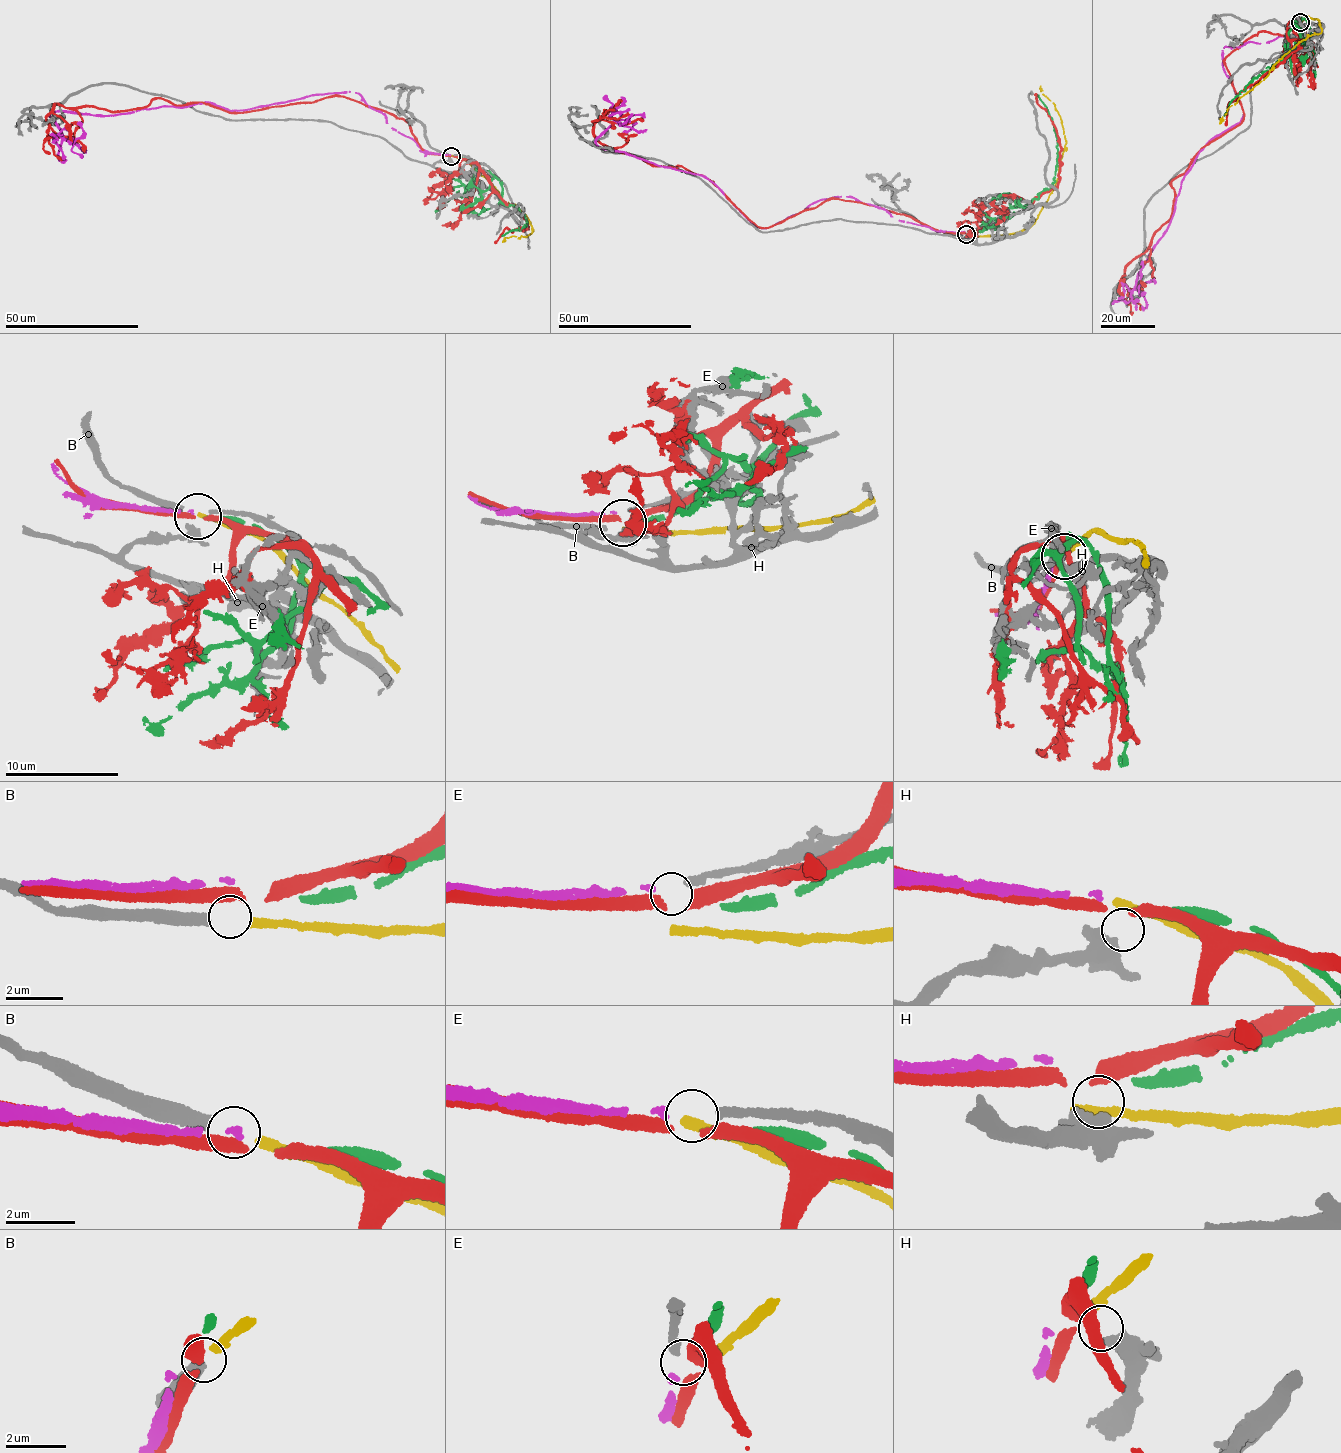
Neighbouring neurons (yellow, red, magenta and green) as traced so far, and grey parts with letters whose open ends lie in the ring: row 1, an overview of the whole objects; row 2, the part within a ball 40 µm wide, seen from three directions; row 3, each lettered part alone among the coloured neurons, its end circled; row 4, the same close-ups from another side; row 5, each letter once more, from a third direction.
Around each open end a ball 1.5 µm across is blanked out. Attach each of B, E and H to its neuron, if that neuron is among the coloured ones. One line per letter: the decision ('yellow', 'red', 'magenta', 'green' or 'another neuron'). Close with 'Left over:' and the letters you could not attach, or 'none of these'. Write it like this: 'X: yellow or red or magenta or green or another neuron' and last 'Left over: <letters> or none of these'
B: yellow
E: magenta
H: another neuron
Left over: H

